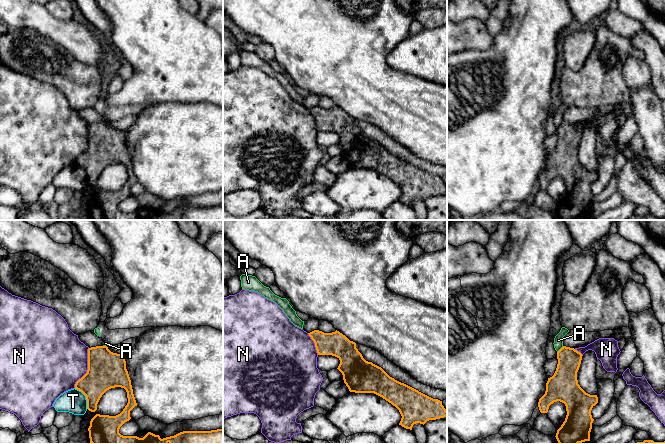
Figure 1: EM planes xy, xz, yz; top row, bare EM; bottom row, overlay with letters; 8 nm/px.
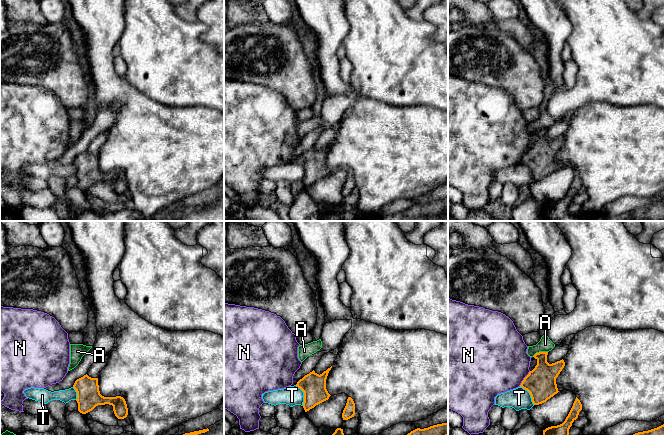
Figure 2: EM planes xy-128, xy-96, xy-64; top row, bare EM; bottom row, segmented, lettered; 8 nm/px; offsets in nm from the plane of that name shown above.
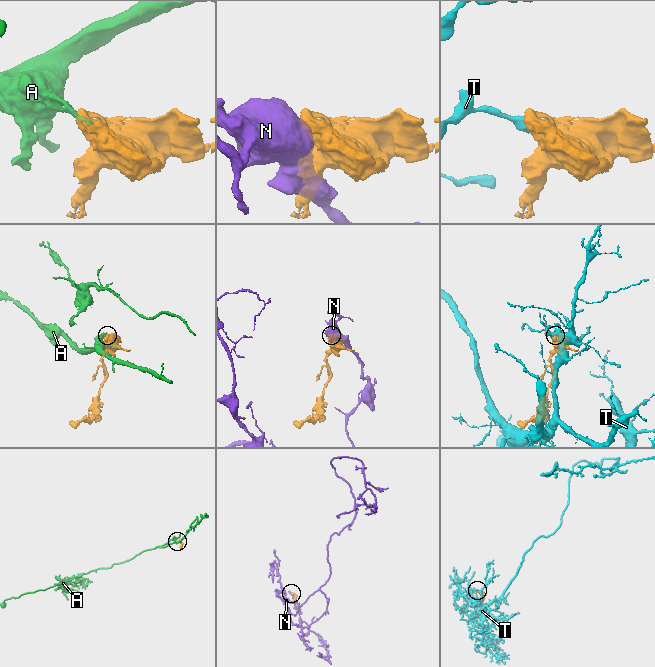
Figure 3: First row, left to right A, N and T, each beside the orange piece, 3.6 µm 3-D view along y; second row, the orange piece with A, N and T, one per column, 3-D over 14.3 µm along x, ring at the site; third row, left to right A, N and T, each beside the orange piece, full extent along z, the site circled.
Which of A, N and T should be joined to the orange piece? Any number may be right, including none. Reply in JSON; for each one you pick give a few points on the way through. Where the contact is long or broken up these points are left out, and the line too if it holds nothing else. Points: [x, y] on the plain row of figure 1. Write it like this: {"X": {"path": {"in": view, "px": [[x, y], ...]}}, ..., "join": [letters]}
{"join": []}

